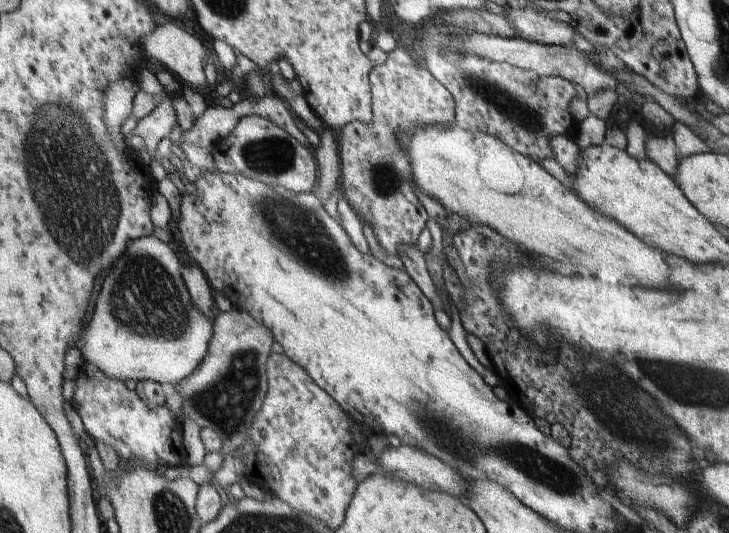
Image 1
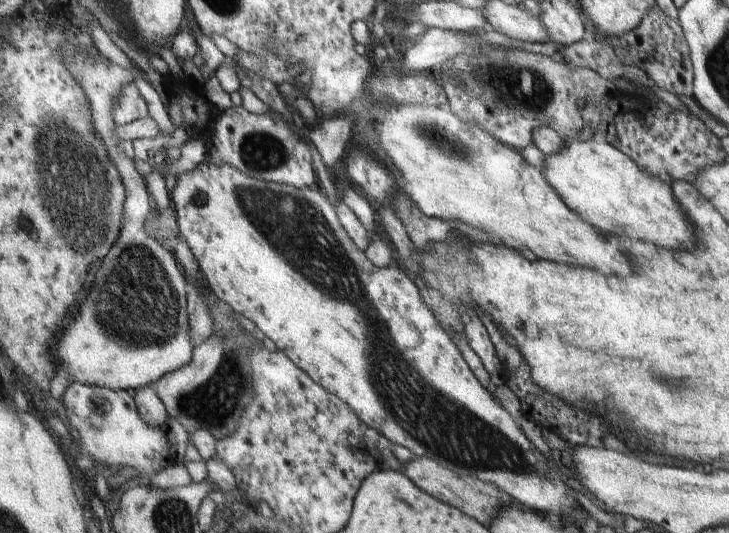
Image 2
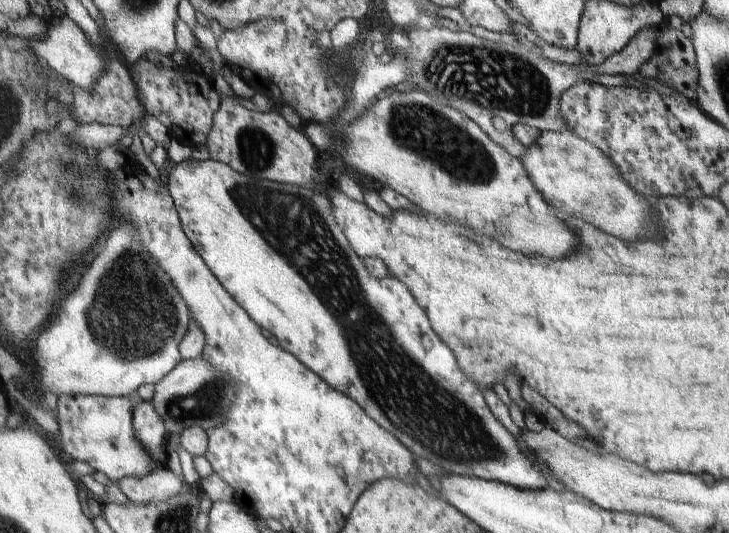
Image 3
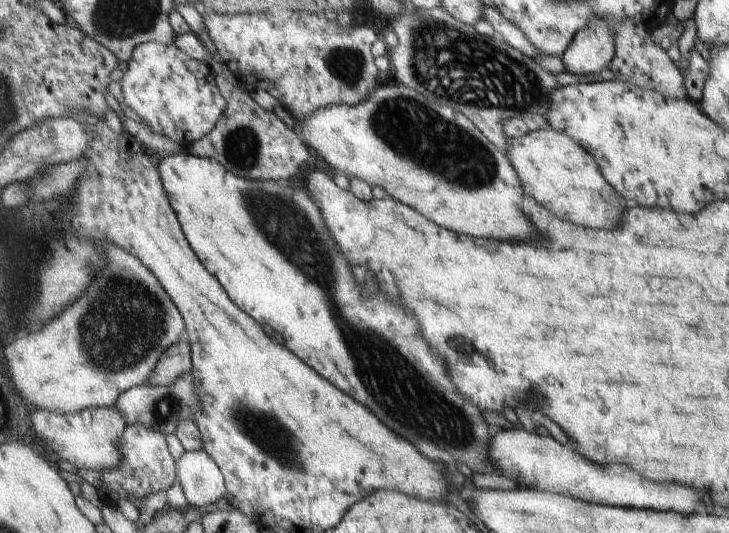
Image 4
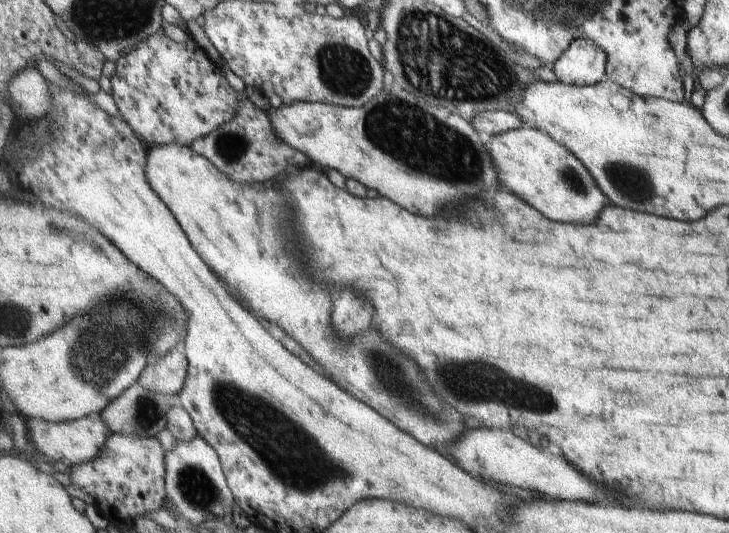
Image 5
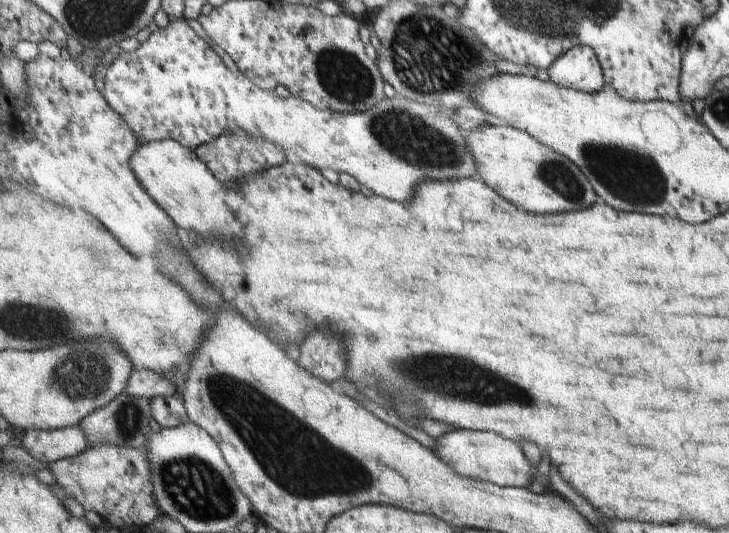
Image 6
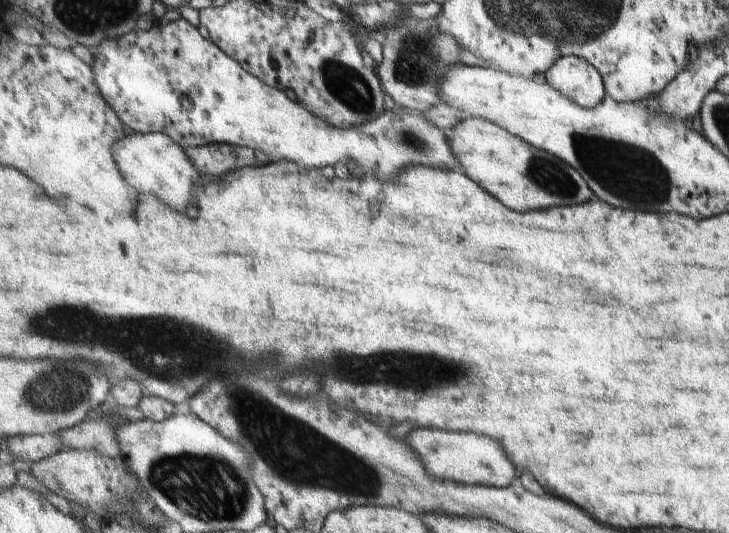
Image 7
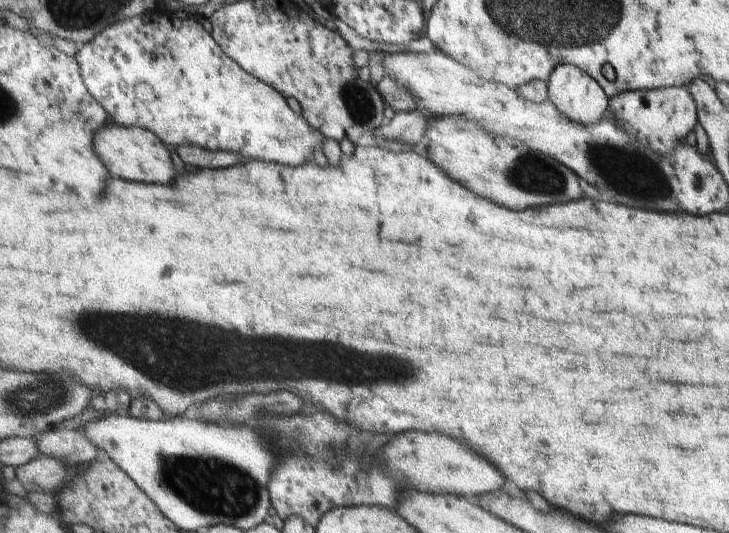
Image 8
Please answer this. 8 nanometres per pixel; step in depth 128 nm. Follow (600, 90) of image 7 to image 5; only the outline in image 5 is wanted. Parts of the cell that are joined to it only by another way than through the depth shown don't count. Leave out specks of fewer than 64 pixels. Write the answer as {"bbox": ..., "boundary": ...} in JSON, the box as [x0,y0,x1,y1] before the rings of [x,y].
{"bbox":[553,39,607,86],"boundary":[[[577,39],[553,64],[557,79],[565,84],[591,86],[607,78],[607,52],[594,40]]]}

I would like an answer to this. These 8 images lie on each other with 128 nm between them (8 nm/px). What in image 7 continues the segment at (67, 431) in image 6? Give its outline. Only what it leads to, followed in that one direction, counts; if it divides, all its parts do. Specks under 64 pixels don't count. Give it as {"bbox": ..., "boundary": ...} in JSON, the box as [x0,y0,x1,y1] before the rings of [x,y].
{"bbox":[8,433,63,463],"boundary":[[[59,433],[46,435],[23,435],[8,439],[9,450],[15,460],[36,463],[63,451],[63,438]]]}

